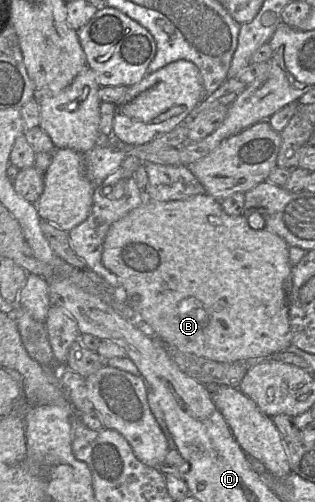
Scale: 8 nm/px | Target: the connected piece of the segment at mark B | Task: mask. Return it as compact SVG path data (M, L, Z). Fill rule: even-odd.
M198 194L177 201L147 200L110 227L104 241L102 262L114 273L130 299L138 320L157 340L183 352L217 362L286 351L291 344L289 309L292 292L290 246L269 230L255 230L242 214L227 214L221 201Z

